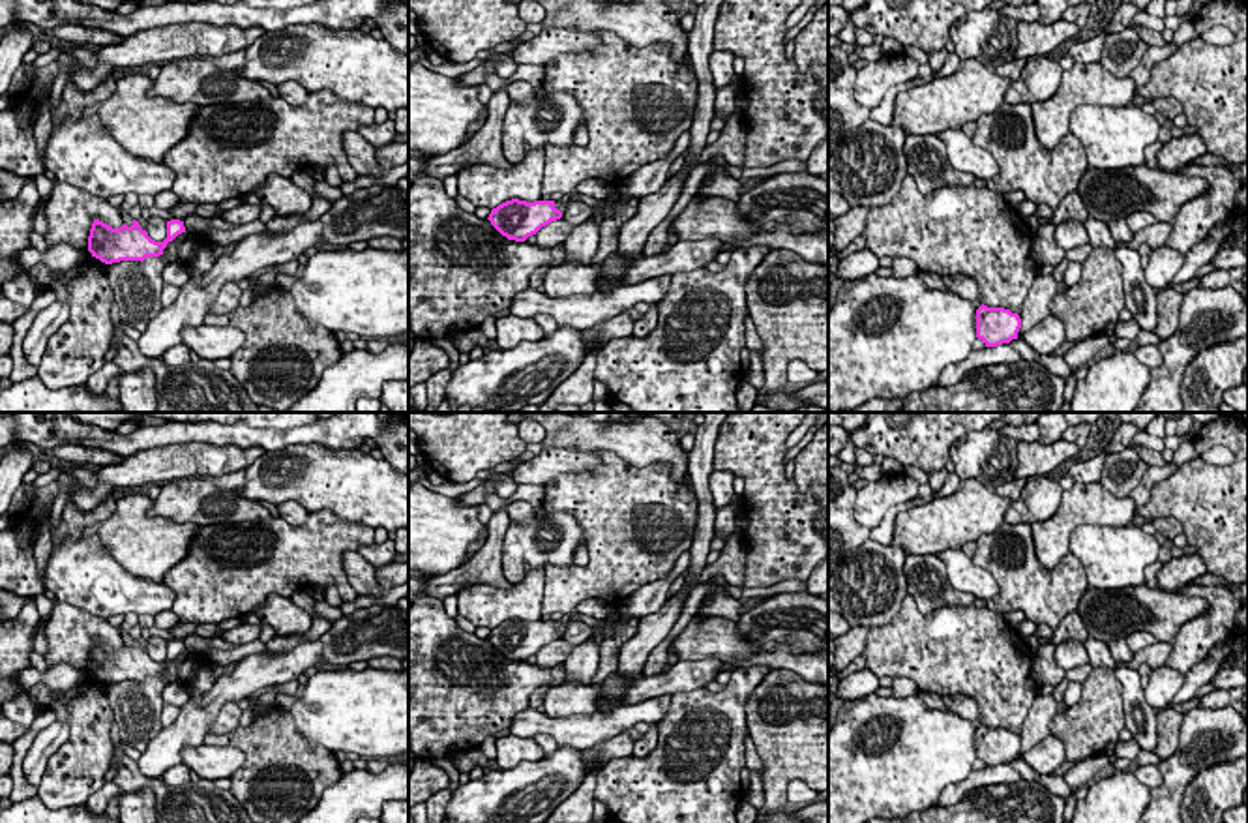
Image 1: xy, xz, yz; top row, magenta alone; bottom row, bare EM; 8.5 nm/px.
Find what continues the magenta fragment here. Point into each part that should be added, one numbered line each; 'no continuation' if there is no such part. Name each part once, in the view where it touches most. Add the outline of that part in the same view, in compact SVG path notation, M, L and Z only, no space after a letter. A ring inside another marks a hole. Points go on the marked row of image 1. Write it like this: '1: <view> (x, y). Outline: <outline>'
no continuation

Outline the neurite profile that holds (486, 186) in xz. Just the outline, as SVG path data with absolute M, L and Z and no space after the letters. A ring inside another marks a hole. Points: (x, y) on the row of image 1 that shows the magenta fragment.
M527 148L523 159L510 169L474 163L463 167L455 176L459 195L476 208L493 210L512 199L542 201L543 148Z

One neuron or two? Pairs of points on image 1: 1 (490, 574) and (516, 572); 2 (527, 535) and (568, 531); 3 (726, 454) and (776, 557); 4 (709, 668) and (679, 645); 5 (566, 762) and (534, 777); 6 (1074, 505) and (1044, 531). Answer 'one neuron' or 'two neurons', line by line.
1: two neurons
2: one neuron
3: one neuron
4: two neurons
5: one neuron
6: one neuron

